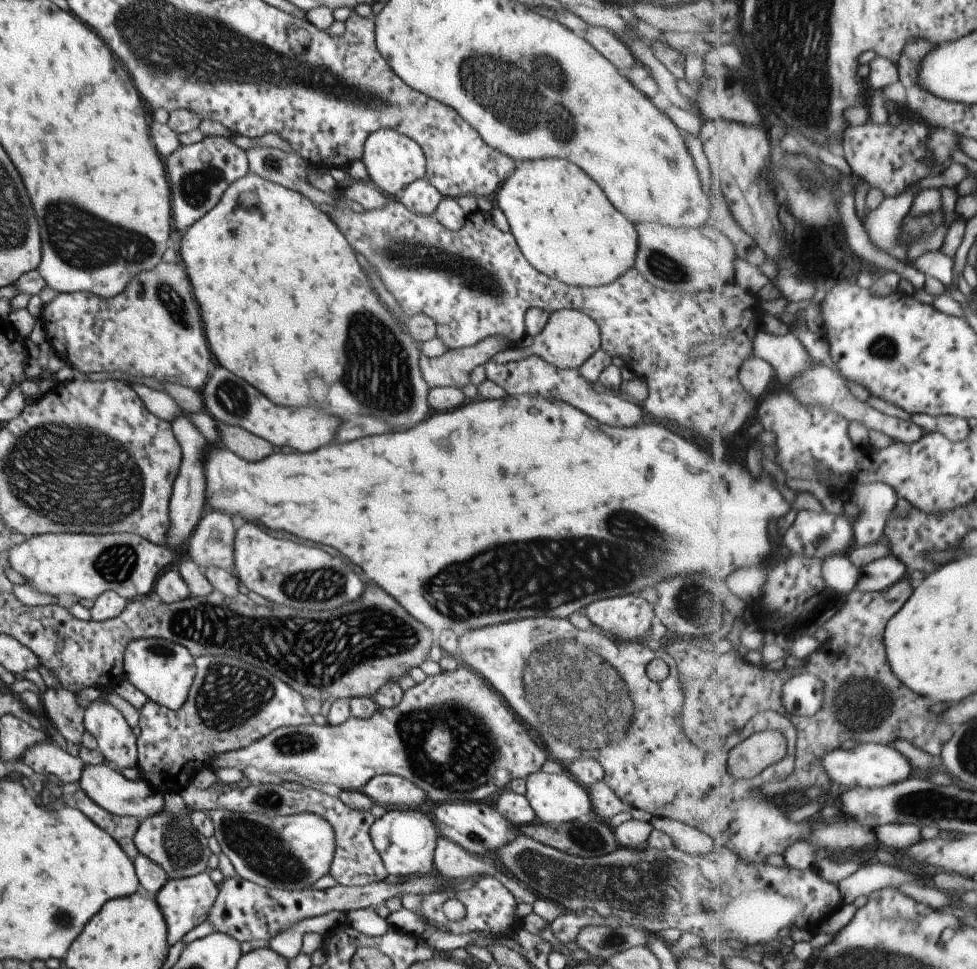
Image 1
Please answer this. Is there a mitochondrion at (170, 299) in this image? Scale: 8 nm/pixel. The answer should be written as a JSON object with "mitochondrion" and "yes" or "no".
{"mitochondrion":"yes"}

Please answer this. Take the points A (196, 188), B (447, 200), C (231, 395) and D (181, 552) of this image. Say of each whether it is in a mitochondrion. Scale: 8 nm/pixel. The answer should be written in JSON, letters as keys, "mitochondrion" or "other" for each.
{"A":"mitochondrion","B":"other","C":"mitochondrion","D":"other"}

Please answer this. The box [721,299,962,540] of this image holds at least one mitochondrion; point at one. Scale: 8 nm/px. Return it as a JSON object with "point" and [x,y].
{"point":[883,348]}

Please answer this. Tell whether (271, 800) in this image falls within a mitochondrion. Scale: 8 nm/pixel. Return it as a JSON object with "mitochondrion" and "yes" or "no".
{"mitochondrion":"yes"}

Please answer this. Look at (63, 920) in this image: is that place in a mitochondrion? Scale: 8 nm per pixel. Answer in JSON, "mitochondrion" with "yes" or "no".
{"mitochondrion":"yes"}

